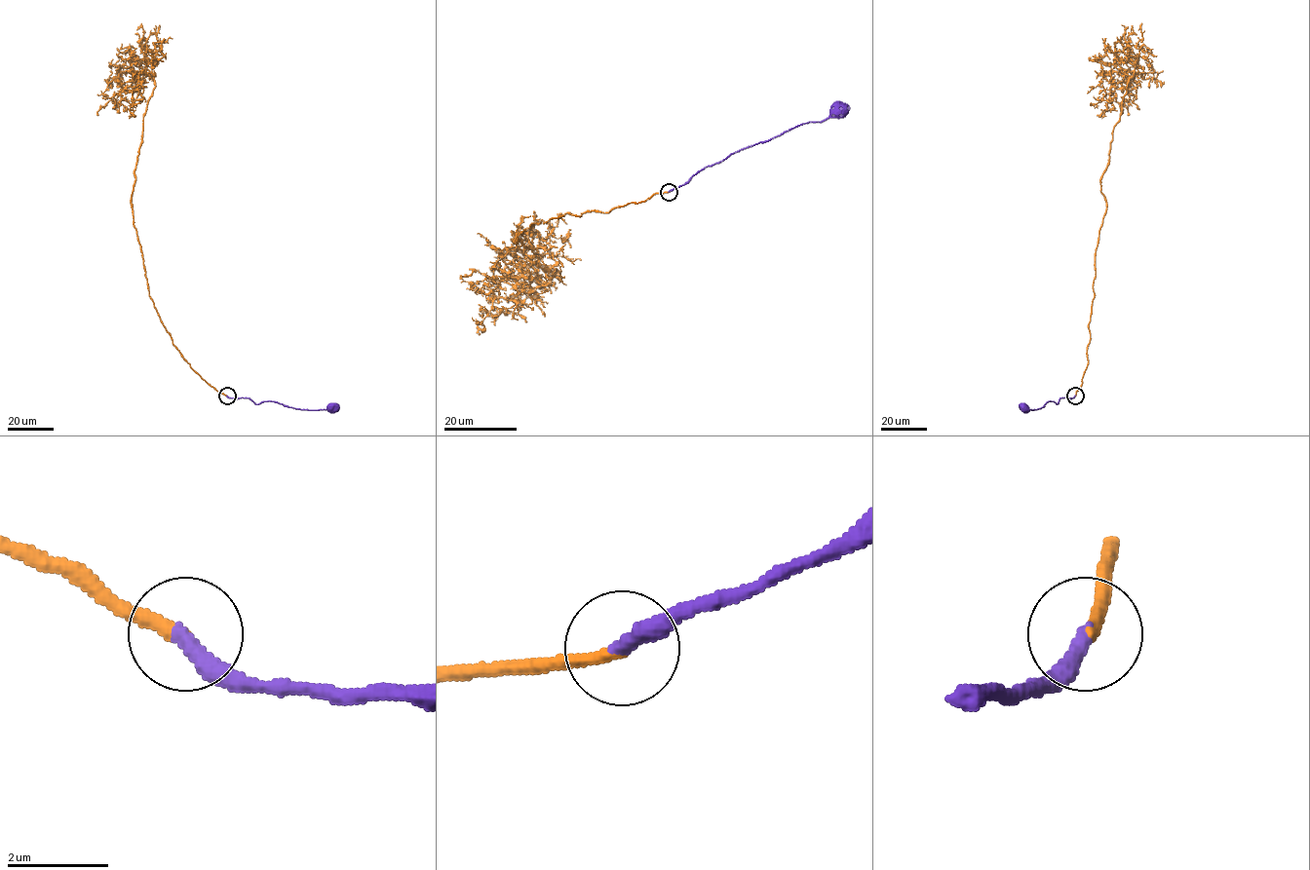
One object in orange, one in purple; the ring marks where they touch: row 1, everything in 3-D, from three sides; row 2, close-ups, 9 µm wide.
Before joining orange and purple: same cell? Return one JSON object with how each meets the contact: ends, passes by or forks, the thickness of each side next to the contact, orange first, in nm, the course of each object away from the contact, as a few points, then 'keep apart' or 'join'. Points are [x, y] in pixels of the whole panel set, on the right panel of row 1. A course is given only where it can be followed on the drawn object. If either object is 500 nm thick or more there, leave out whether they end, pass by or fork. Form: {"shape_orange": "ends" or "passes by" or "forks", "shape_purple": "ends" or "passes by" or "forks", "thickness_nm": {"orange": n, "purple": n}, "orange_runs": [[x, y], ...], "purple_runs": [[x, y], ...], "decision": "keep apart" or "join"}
{"shape_orange": "ends", "shape_purple": "ends", "thickness_nm": {"orange": 260, "purple": 360}, "orange_runs": [[1075, 396], [1088, 360], [1095, 252], [1106, 208], [1100, 180], [1133, 75], [1129, 84], [1111, 89], [1117, 111]], "purple_runs": [[1075, 396], [1061, 397], [1058, 404], [1049, 401], [1038, 409], [1024, 408]], "decision": "keep apart"}

